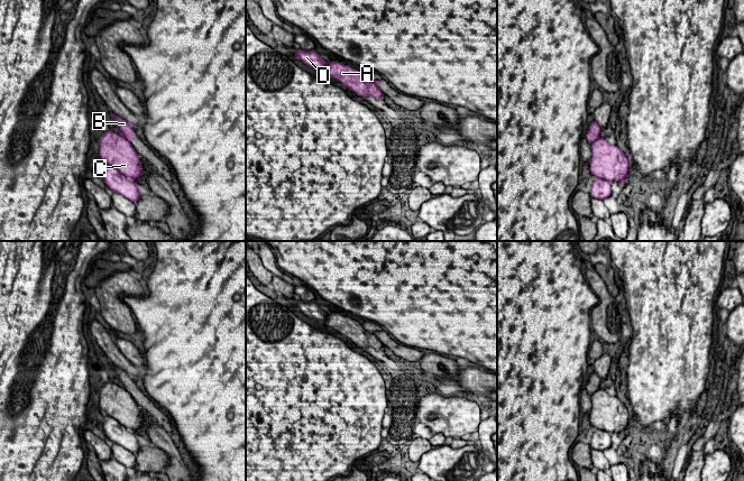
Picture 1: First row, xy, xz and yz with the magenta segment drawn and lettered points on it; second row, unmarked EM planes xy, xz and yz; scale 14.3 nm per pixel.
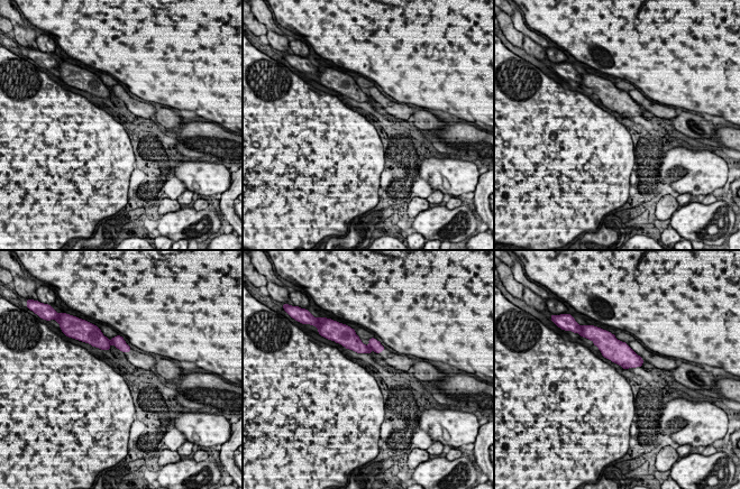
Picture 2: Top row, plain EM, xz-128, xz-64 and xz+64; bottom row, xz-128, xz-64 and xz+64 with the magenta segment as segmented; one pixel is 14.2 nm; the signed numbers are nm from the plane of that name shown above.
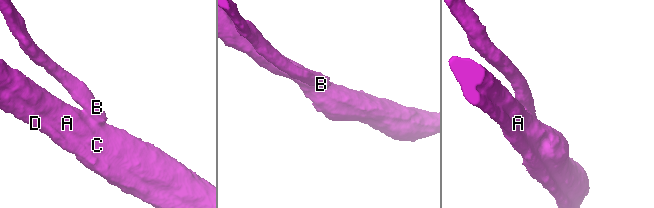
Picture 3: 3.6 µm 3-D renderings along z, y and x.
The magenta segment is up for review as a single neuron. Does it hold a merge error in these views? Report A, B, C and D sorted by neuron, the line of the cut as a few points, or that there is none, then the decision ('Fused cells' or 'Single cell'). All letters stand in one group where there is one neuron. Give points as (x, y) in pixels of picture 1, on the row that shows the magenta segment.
Groups: A C D / B. Split along xy (122, 136), (128, 140). Fused cells

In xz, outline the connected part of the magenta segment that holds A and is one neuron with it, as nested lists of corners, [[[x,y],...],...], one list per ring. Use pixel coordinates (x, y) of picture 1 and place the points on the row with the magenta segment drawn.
[[[300,48],[294,56],[310,67],[323,70],[325,75],[341,82],[358,96],[373,96],[378,100],[384,100],[385,98],[382,90],[374,82],[370,83],[361,72],[349,65],[339,63],[336,59],[328,63],[315,50],[305,52]]]

